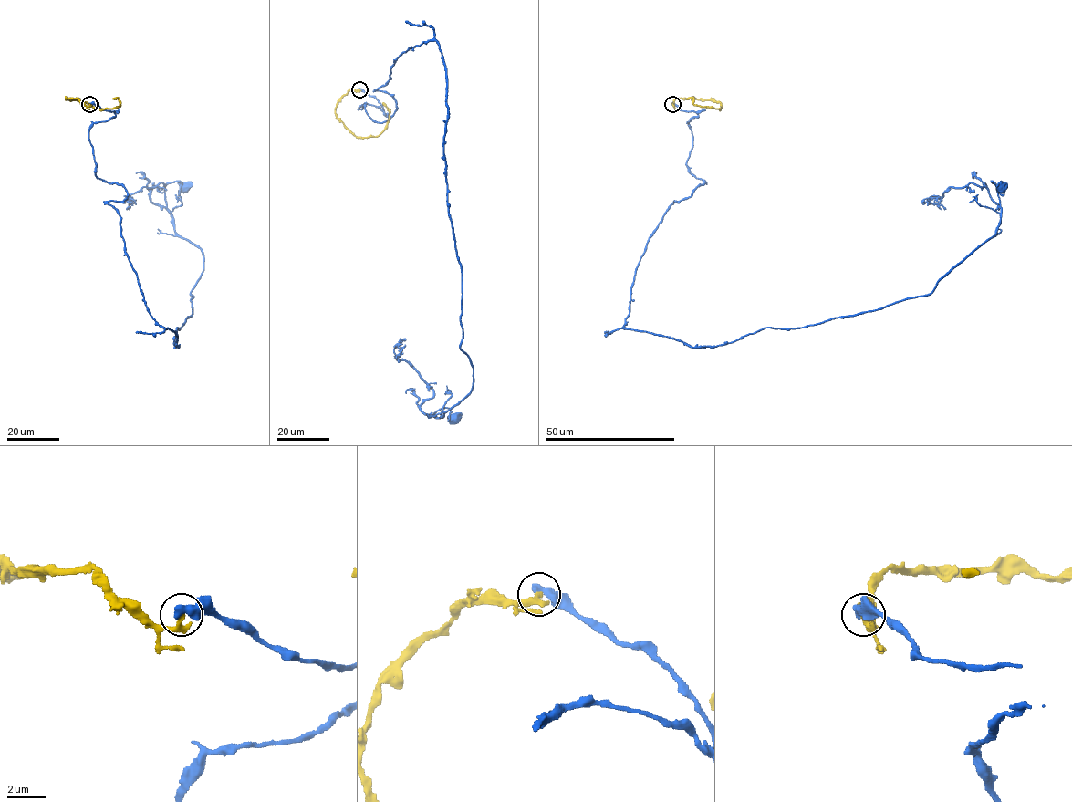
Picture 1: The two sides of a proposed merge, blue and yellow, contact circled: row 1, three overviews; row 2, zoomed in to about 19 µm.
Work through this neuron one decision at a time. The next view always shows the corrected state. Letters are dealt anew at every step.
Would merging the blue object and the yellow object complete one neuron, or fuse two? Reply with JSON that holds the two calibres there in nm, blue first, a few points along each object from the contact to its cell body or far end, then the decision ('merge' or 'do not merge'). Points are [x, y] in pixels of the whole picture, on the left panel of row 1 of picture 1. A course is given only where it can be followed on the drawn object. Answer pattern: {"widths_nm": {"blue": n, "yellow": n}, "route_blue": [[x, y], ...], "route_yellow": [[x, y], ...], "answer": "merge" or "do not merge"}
{"widths_nm": {"blue": 480, "yellow": 300}, "route_blue": [[89, 104], [178, 347], [186, 187]], "route_yellow": [[89, 104], [86, 106], [78, 98], [66, 98], [108, 109], [119, 106], [118, 98], [113, 98]], "answer": "merge"}

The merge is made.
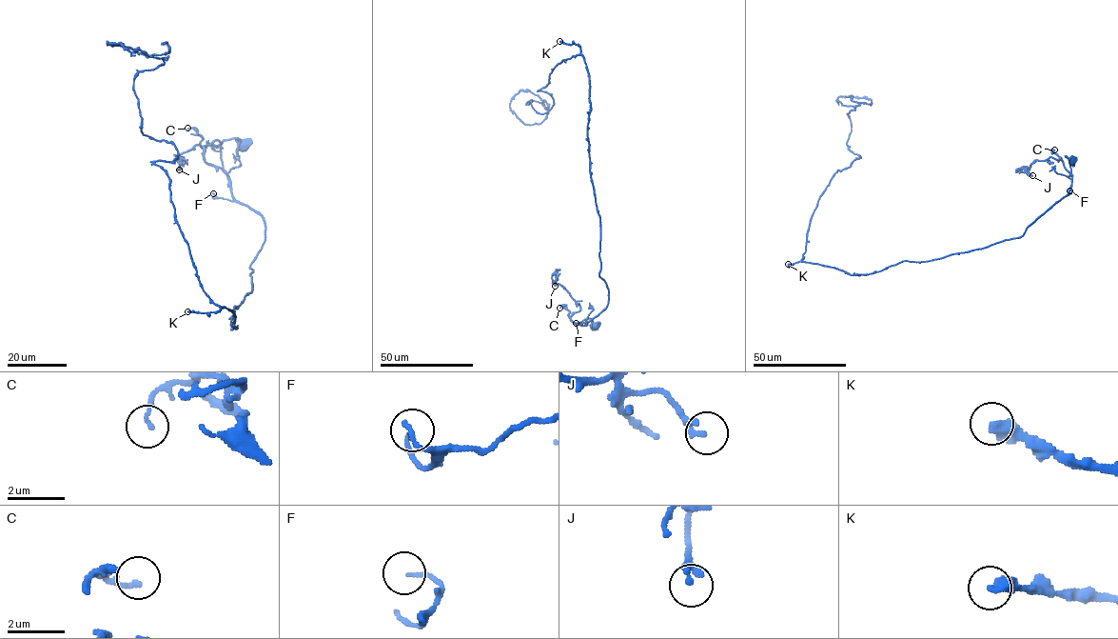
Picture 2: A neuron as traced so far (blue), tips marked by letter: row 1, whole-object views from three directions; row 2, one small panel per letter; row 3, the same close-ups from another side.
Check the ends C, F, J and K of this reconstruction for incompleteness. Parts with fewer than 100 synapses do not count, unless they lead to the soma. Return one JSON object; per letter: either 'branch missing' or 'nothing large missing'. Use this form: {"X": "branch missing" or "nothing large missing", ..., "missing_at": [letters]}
{"C": "nothing large missing", "F": "nothing large missing", "J": "nothing large missing", "K": "branch missing", "missing_at": ["K"]}

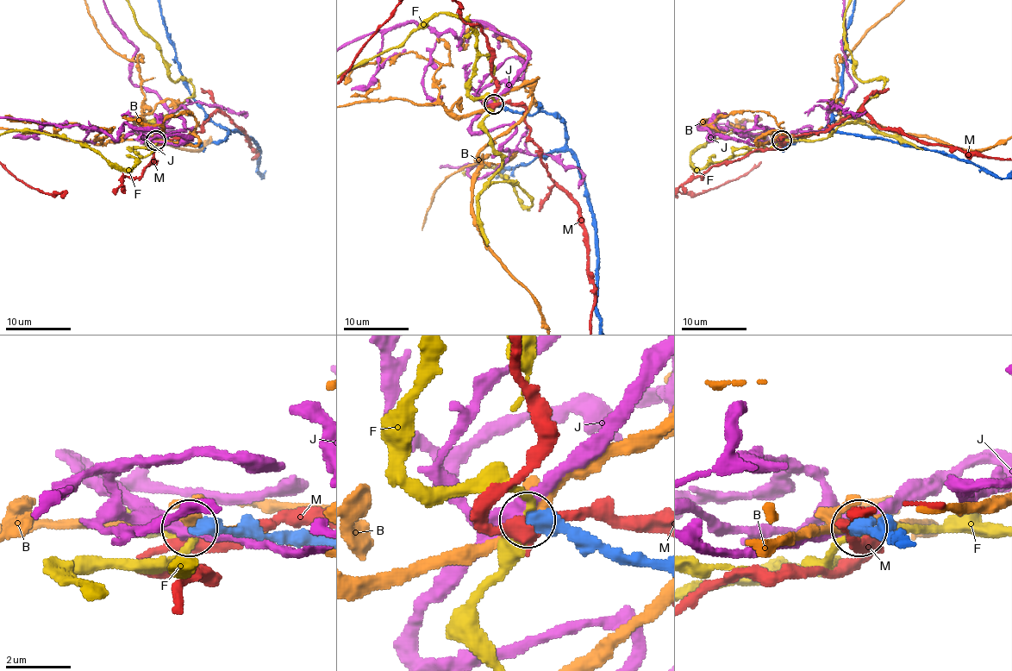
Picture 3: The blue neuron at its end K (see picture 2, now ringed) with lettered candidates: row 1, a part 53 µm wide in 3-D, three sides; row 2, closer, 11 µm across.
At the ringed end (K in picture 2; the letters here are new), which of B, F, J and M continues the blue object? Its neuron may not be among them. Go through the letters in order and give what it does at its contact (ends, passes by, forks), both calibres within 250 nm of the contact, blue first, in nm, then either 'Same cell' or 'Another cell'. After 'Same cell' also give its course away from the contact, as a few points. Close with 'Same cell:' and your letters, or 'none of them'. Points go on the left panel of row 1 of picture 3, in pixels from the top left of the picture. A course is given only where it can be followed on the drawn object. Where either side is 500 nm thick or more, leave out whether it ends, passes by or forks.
B: It forks there. Thickness 480 nm (blue) against 300 nm. Another cell
F: It passes by. Thickness 440 nm (blue) against 320 nm. Another cell
J: It passes by. Thickness 440 nm (blue) against 340 nm. Another cell
M: It passes by. Thickness 480 nm (blue) against 440 nm. Another cell
Same cell: none of them

